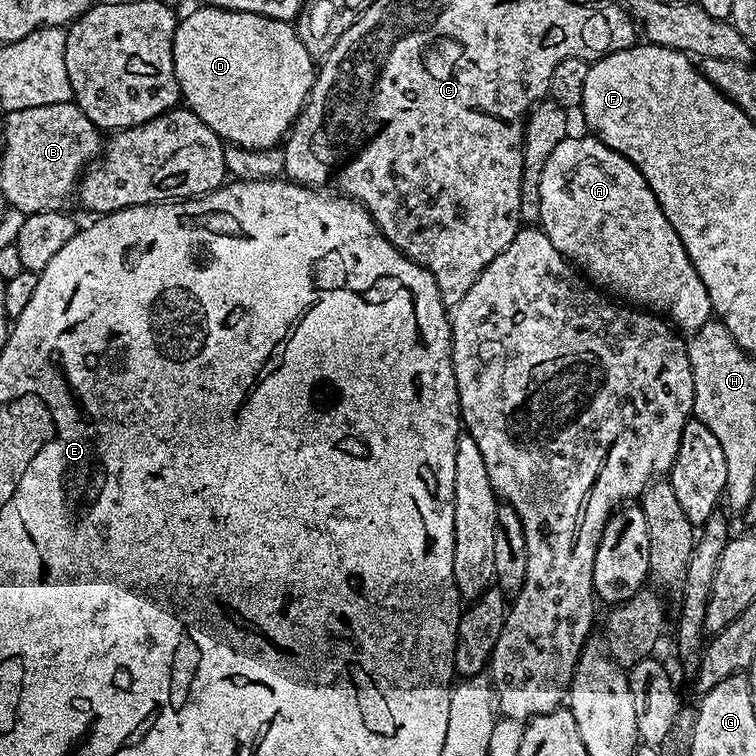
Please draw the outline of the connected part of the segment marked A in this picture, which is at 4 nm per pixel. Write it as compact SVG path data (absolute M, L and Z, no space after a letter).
M569 134L565 140L558 142L554 154L550 154L546 166L542 166L542 186L540 187L542 202L540 203L539 227L544 229L546 238L550 238L550 242L554 242L554 250L558 250L562 253L565 260L575 265L581 273L586 274L587 279L595 287L607 290L613 297L619 298L629 305L639 306L644 310L651 310L653 313L667 318L677 329L683 330L685 333L691 334L695 332L707 320L713 319L714 313L712 303L710 302L710 294L706 290L702 278L698 278L698 270L694 270L694 266L682 246L682 238L678 238L674 226L670 226L670 222L666 222L666 214L662 214L662 206L658 206L658 198L654 198L654 190L650 190L646 178L642 178L639 170L625 156L618 154L610 146L606 146L595 135L587 135L576 136L576 134Z

